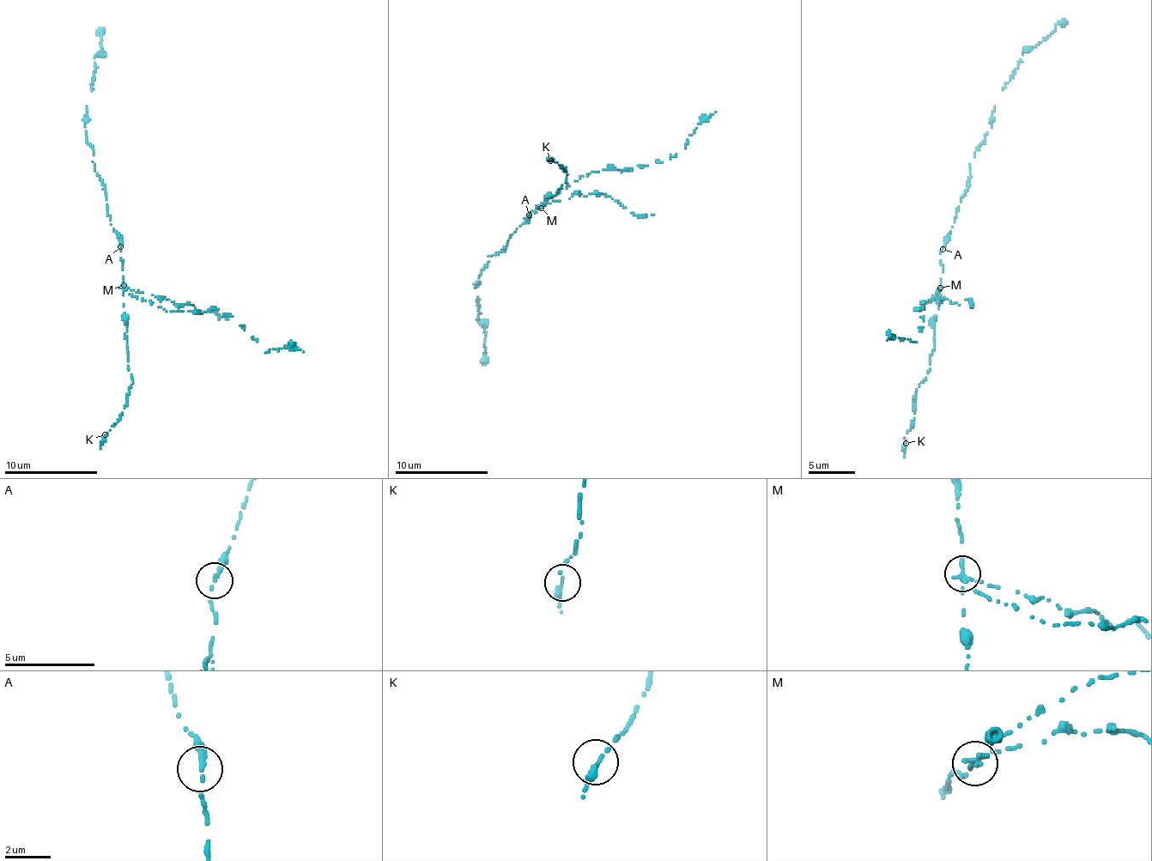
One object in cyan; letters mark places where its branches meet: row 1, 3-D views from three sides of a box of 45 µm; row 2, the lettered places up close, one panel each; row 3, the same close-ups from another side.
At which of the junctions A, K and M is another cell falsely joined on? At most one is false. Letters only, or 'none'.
M

